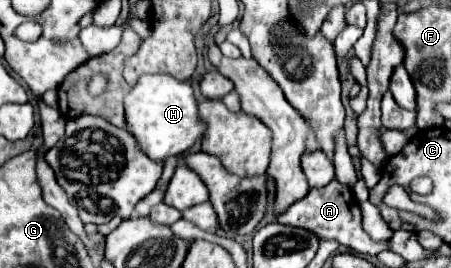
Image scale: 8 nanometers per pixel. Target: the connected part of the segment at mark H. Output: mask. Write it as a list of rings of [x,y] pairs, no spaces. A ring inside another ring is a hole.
[[[147,74],[139,78],[135,88],[125,98],[127,130],[135,134],[139,148],[153,160],[165,160],[187,152],[207,130],[199,116],[197,100],[189,82],[177,80],[171,74]]]

